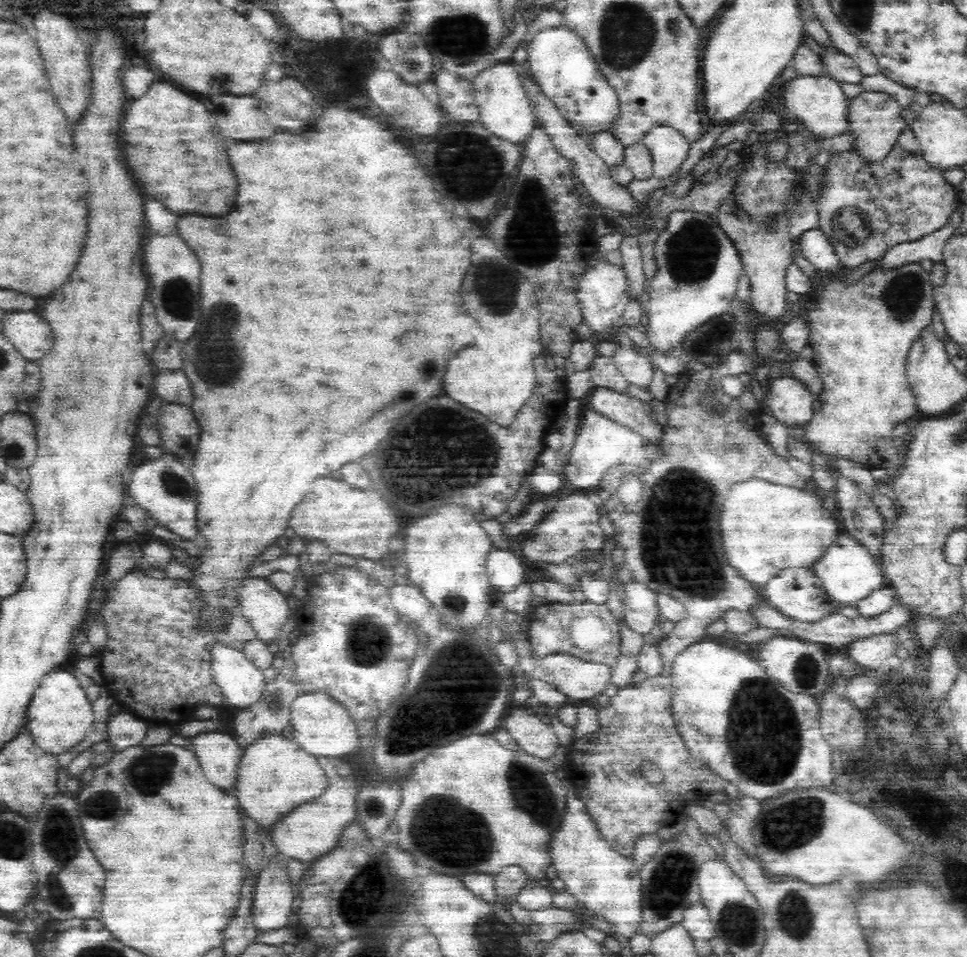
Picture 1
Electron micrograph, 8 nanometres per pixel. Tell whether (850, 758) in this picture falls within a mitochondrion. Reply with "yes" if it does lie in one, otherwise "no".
no

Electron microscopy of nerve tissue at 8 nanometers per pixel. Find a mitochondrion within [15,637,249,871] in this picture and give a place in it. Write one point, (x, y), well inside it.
(164, 767)

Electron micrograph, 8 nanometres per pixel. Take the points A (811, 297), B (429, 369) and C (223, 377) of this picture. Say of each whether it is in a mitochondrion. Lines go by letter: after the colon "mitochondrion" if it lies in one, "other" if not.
A: other
B: other
C: mitochondrion

